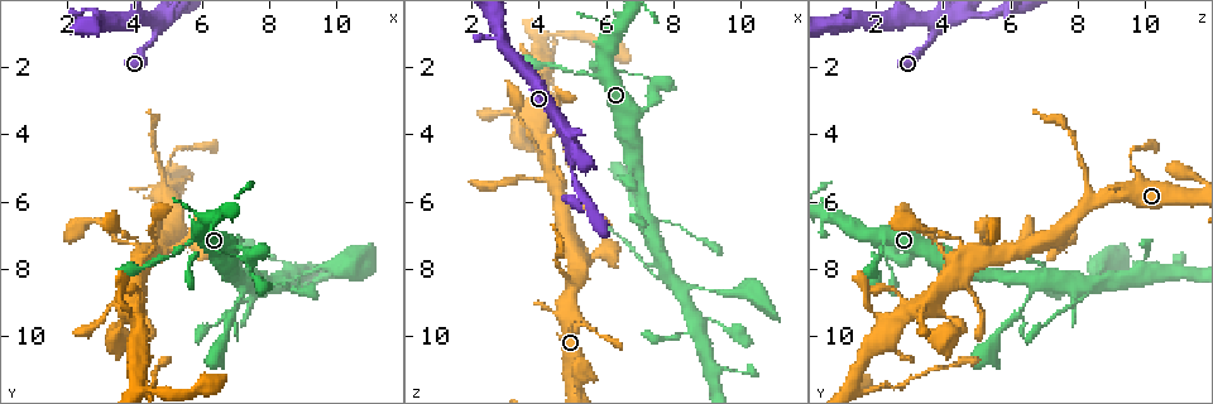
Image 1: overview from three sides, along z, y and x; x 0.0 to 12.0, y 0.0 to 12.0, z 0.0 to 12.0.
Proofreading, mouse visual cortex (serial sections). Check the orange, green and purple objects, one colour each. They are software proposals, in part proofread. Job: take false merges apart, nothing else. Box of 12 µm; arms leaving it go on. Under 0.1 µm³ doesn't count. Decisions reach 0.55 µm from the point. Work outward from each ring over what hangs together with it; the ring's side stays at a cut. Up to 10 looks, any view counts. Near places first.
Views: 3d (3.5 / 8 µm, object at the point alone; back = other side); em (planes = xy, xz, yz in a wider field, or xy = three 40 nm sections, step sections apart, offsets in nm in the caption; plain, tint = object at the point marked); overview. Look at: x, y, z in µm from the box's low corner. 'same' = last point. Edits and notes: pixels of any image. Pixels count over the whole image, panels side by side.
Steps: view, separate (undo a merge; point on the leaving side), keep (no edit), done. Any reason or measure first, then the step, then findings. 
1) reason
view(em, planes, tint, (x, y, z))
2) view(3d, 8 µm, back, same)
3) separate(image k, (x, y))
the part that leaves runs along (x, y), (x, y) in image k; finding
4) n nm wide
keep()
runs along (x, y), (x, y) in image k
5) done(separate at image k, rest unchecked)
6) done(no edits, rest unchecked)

view(3d, 3.5 µm, (5.3, 6.9, 7.7))

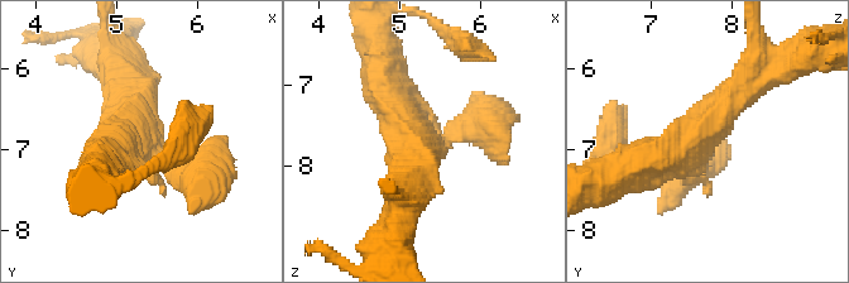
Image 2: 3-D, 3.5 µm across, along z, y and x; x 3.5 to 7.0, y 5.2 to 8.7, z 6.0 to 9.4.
3 arms; arms of 200, 400, 500 nm
view(em, xy, step 5, tint, (5.30, 6.90, 7.65))

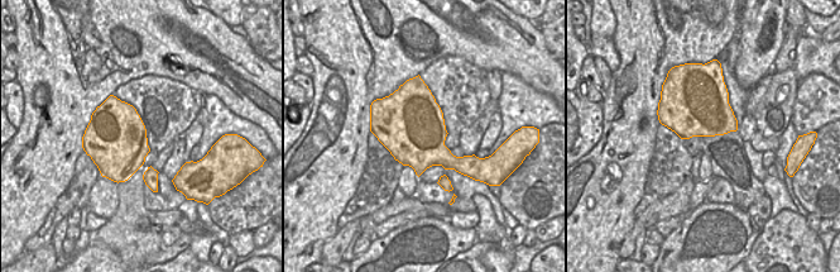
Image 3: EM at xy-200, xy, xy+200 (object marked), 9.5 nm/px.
keep()
one cell here

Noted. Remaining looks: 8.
view(3d, 8 µm, back, (4.2, 7.7, 4.8))

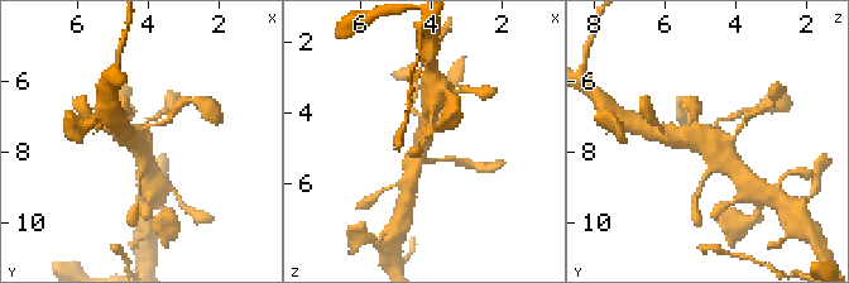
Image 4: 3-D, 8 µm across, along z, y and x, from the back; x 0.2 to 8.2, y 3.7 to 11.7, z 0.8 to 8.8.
zoom in
view(3d, 3.5 µm, (4.2, 7.7, 4.8))

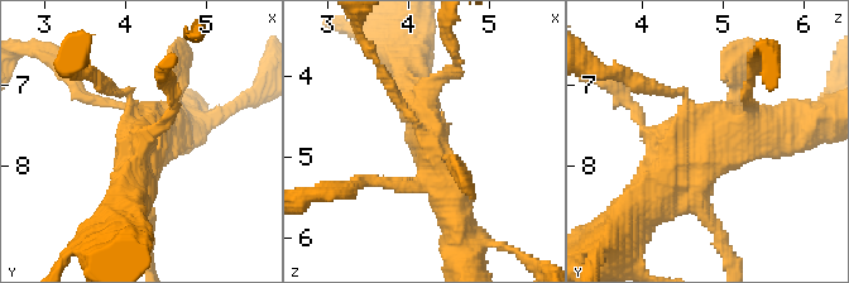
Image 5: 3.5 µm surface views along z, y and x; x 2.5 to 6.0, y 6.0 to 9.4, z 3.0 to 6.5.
view(em, xy, step 1, tint, (4.25, 7.75, 4.80))

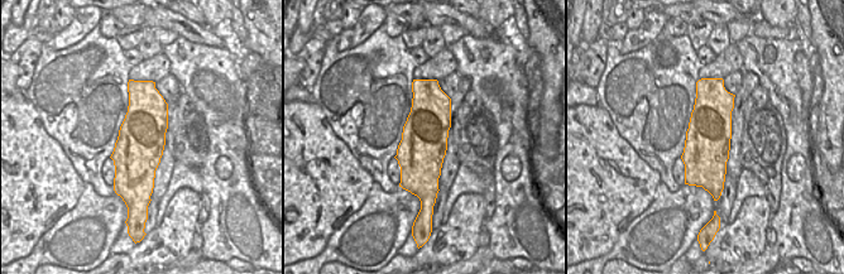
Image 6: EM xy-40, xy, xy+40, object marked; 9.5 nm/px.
keep()
runs along (777, 125), (711, 138), (644, 200) in image 5; one cell here

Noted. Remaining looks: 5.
four-way junction
view(3d, 8 µm, (4.0, 11.4, 1.3))

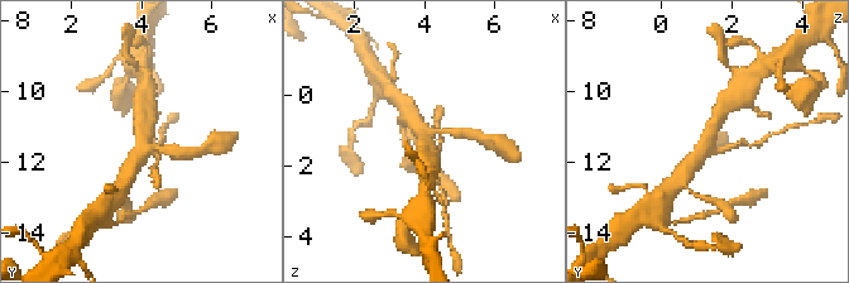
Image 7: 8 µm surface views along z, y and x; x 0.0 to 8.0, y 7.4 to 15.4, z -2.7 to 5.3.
zoom in
view(3d, 3.5 µm, (4.1, 11.3, 1.4))

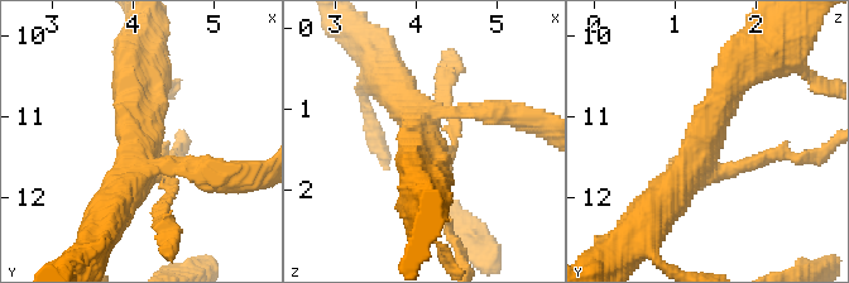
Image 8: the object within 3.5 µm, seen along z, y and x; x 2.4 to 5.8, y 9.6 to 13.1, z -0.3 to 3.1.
need the tissue
view(em, xy, step 5, tint, (4.10, 11.40, 1.40))

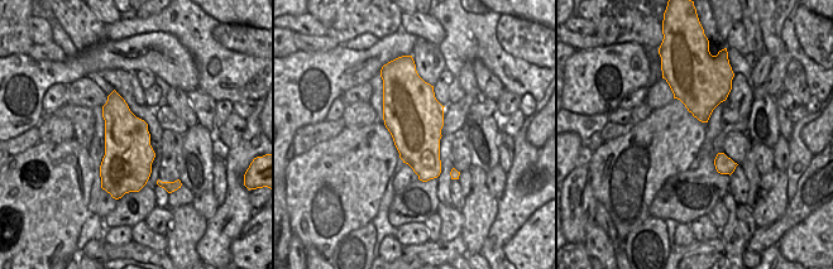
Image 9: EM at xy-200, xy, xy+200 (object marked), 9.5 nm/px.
separate(image 8, (440, 91))
the part that leaves runs along (722, 172), (829, 149) in image 8; a second cell is stuck on

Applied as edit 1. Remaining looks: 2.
done(separate at image 8, rest unchecked)

